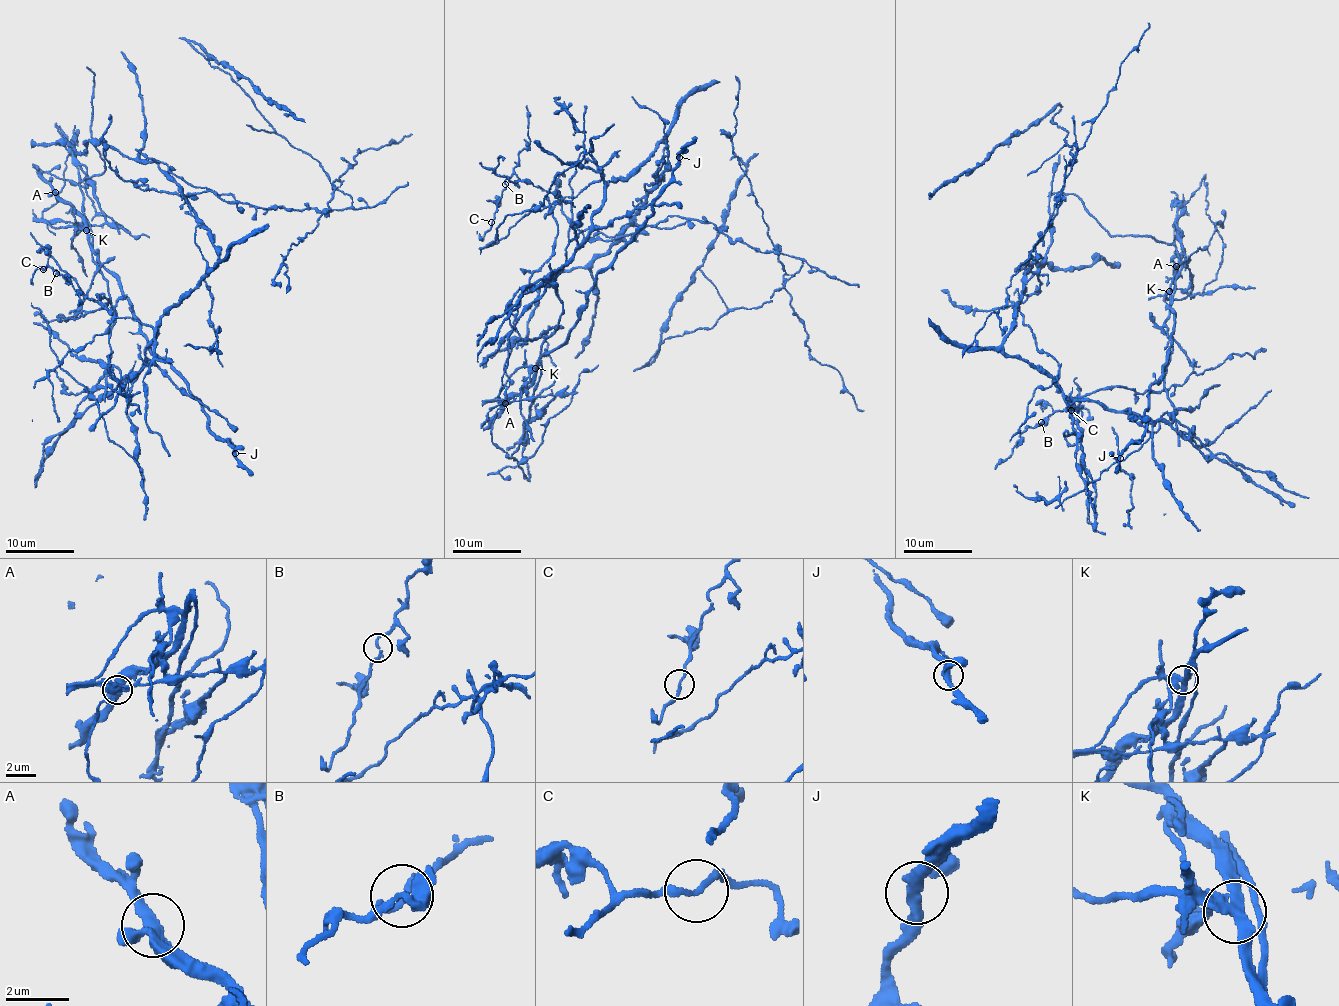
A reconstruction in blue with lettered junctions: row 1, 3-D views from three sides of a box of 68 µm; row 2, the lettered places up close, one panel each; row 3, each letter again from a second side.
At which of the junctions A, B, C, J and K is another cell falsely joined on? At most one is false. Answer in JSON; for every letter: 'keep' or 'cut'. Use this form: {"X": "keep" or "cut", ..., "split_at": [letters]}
{"A": "keep", "B": "keep", "C": "keep", "J": "keep", "K": "cut", "split_at": ["K"]}

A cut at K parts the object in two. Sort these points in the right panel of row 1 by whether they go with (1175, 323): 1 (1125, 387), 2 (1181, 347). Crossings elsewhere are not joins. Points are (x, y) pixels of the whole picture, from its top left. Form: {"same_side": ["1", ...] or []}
{"same_side": []}

